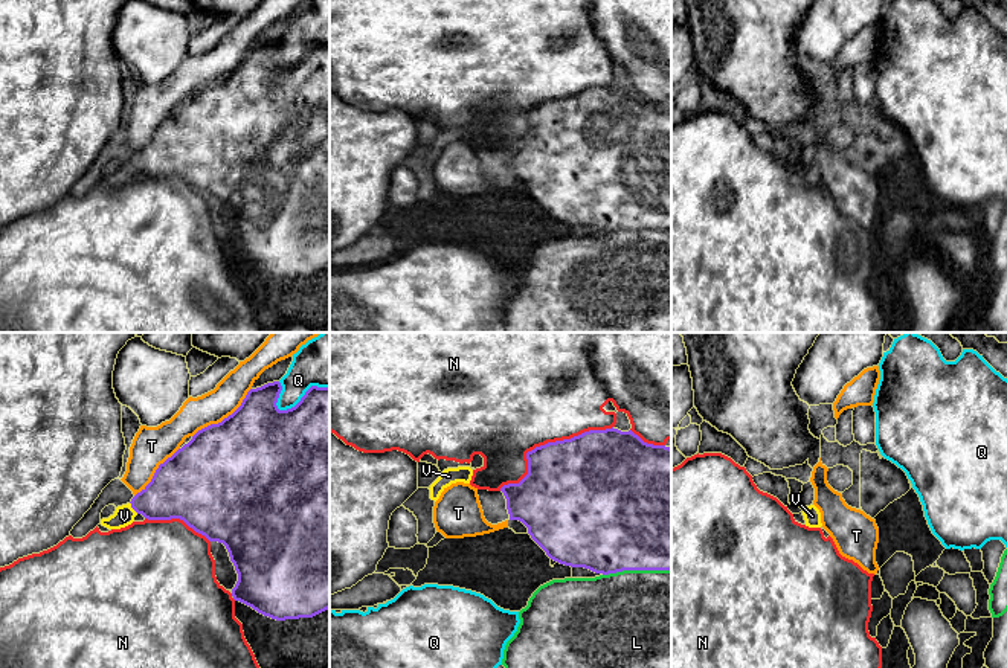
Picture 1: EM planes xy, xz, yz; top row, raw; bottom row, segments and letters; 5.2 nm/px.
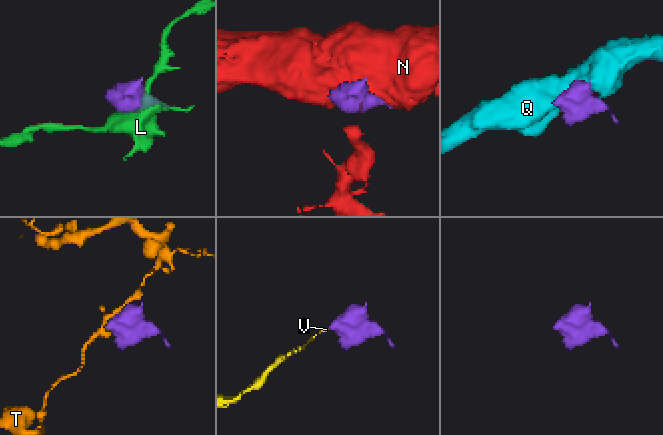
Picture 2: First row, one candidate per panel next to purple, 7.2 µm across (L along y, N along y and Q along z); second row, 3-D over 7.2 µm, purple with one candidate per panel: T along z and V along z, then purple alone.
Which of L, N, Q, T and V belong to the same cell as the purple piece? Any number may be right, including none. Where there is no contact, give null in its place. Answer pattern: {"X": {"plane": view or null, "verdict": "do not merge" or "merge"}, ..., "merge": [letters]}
{"L": {"plane": "xz", "verdict": "do not merge"}, "N": {"plane": "xz", "verdict": "do not merge"}, "Q": {"plane": "xy", "verdict": "do not merge"}, "T": {"plane": "xy", "verdict": "do not merge"}, "V": {"plane": "xy", "verdict": "merge"}, "merge": ["V"]}

